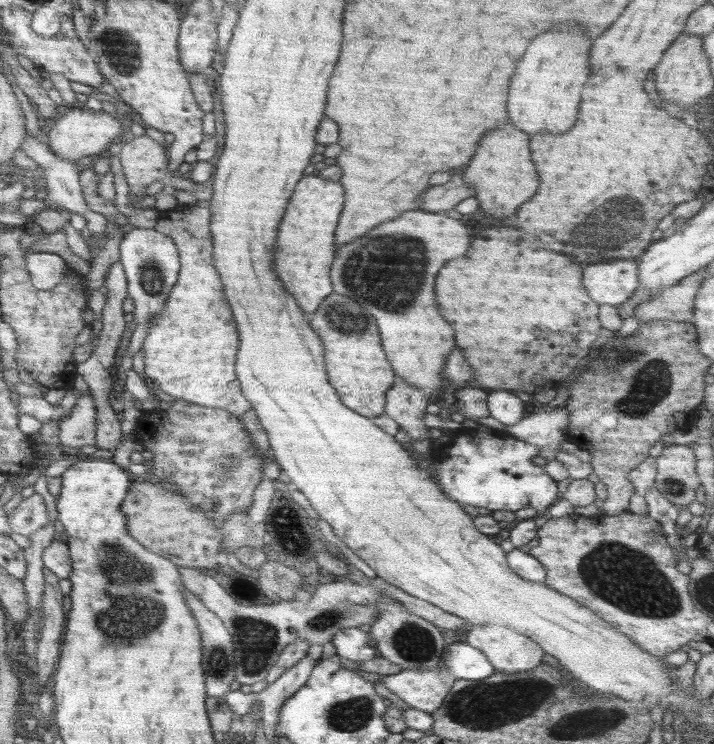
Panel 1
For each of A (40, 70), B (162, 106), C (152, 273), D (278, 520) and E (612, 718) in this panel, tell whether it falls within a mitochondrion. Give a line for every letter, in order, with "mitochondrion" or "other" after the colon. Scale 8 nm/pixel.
A: other
B: other
C: mitochondrion
D: mitochondrion
E: mitochondrion

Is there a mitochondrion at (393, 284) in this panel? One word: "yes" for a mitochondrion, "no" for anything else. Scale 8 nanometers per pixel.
yes

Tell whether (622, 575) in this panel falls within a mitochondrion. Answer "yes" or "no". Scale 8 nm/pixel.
yes

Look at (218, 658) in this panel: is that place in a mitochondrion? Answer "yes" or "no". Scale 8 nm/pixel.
yes

